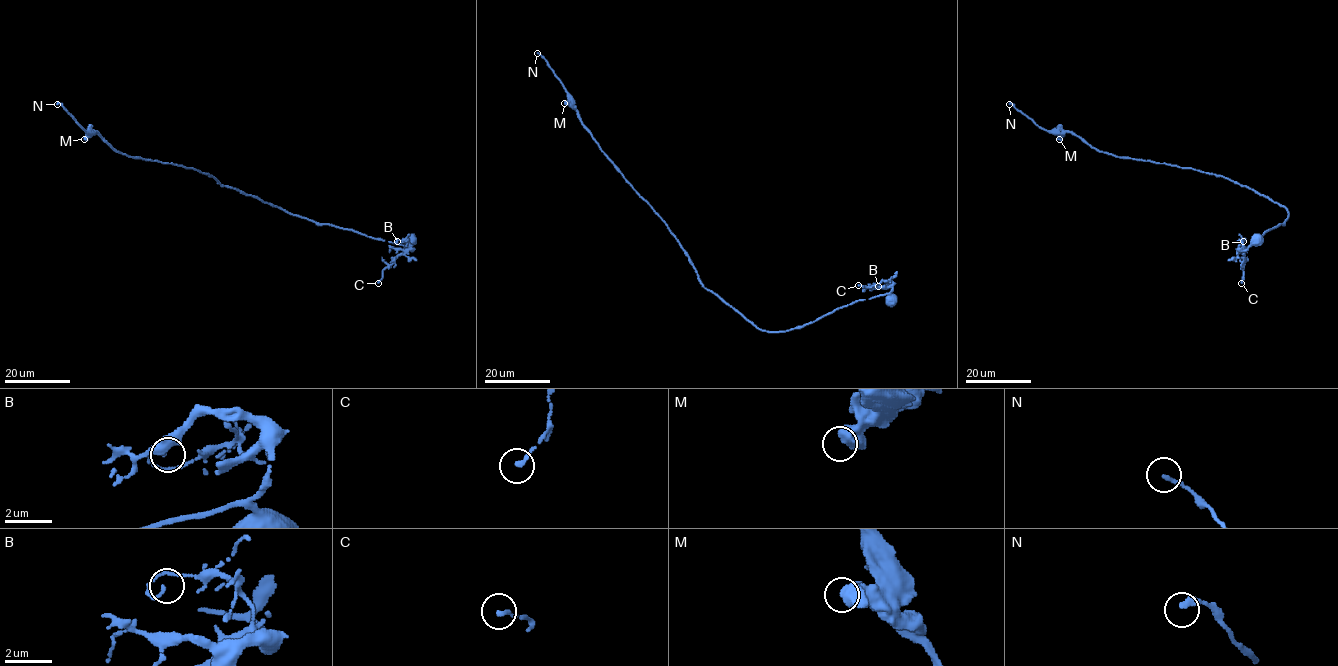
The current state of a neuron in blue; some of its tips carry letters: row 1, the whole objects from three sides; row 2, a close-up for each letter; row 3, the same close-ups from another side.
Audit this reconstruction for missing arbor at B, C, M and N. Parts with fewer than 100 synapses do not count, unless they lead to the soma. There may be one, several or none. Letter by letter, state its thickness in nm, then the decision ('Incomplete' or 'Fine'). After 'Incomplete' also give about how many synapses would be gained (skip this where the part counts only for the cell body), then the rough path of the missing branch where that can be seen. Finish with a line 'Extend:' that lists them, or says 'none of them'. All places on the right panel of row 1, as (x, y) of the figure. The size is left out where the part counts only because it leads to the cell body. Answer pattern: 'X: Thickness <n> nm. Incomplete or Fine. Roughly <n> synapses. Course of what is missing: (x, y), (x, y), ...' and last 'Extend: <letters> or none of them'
B: Thickness 130 nm. Fine
C: Thickness 160 nm. Fine
M: Thickness 700 nm. Fine
N: Thickness 200 nm. Fine
Extend: none of them

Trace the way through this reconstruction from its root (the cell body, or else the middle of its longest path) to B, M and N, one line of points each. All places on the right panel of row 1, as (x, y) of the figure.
B: (1258, 238), (1244, 251), (1243, 241)
M: (1258, 238), (1288, 213), (1247, 186), (1099, 152), (1070, 132), (1059, 139)
N: (1258, 238), (1250, 246), (1288, 218), (1268, 197), (1221, 176), (1099, 152), (1070, 132), (1040, 128), (1009, 104)

